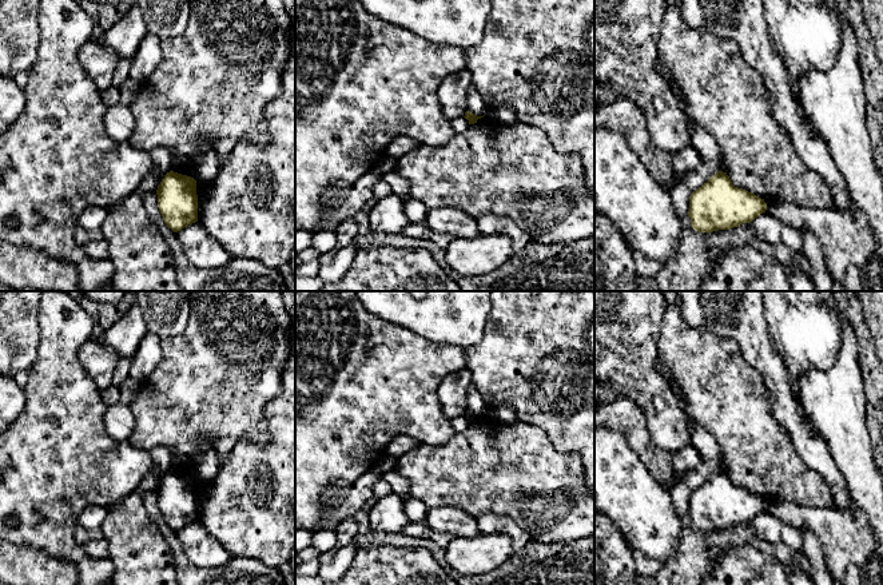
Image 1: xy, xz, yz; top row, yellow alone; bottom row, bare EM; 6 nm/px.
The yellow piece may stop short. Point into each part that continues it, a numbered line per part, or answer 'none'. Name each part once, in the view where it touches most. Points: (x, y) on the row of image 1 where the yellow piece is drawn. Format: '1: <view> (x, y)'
none

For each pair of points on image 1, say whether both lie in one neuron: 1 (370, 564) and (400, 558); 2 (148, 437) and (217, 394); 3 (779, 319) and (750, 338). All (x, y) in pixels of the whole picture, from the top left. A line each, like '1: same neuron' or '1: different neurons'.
1: same neuron
2: same neuron
3: different neurons

